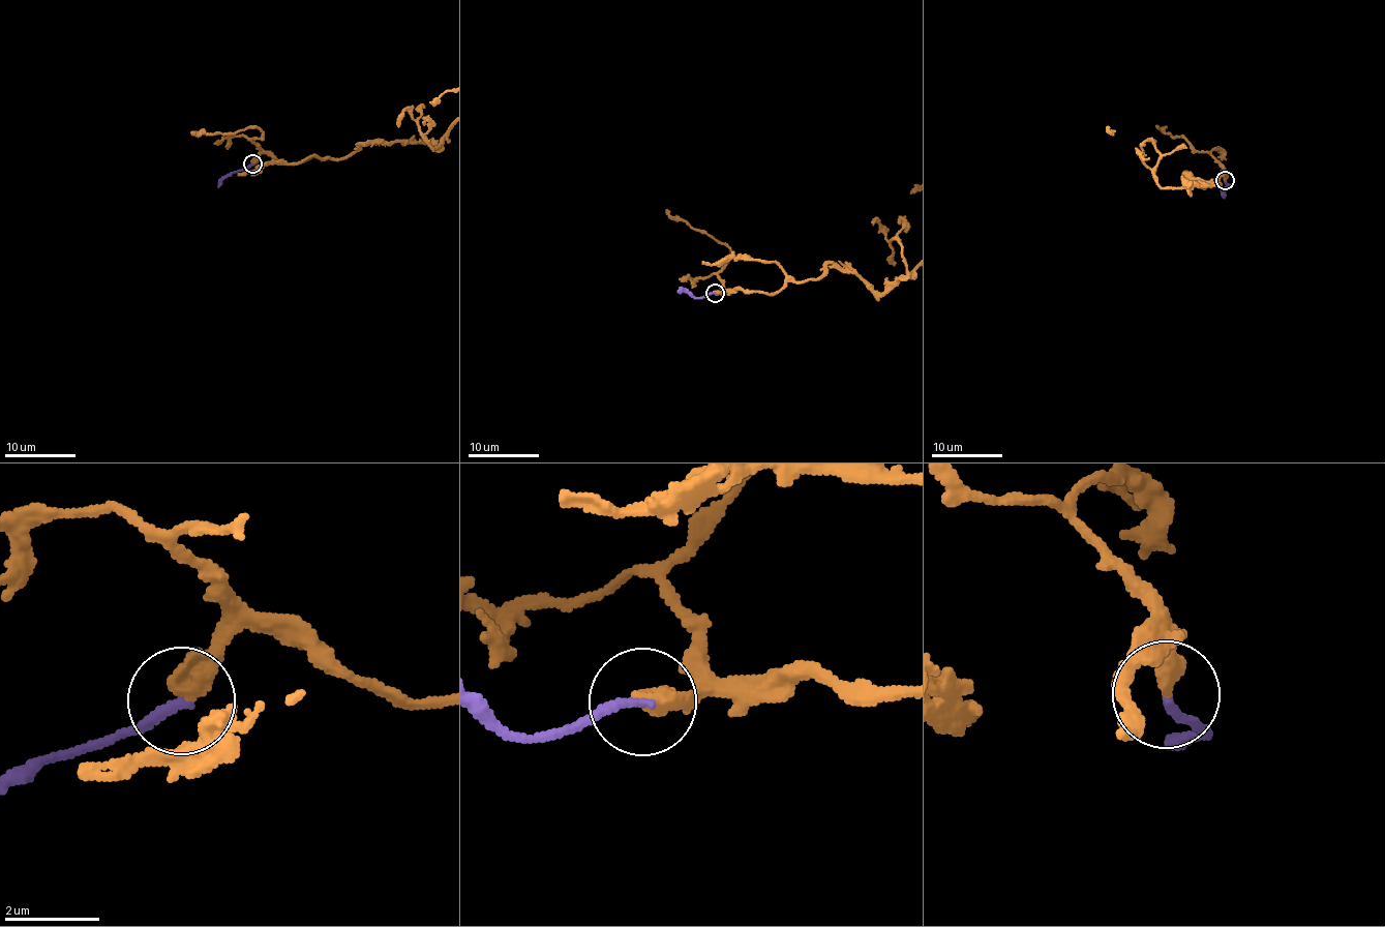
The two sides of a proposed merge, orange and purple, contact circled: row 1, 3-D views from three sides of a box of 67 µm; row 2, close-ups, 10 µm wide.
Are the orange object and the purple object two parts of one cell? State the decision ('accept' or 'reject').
accept

